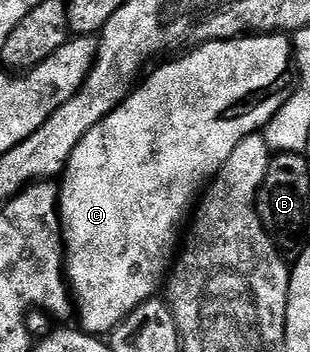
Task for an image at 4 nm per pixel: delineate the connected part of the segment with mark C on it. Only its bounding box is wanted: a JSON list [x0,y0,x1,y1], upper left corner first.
[60,33,294,334]

